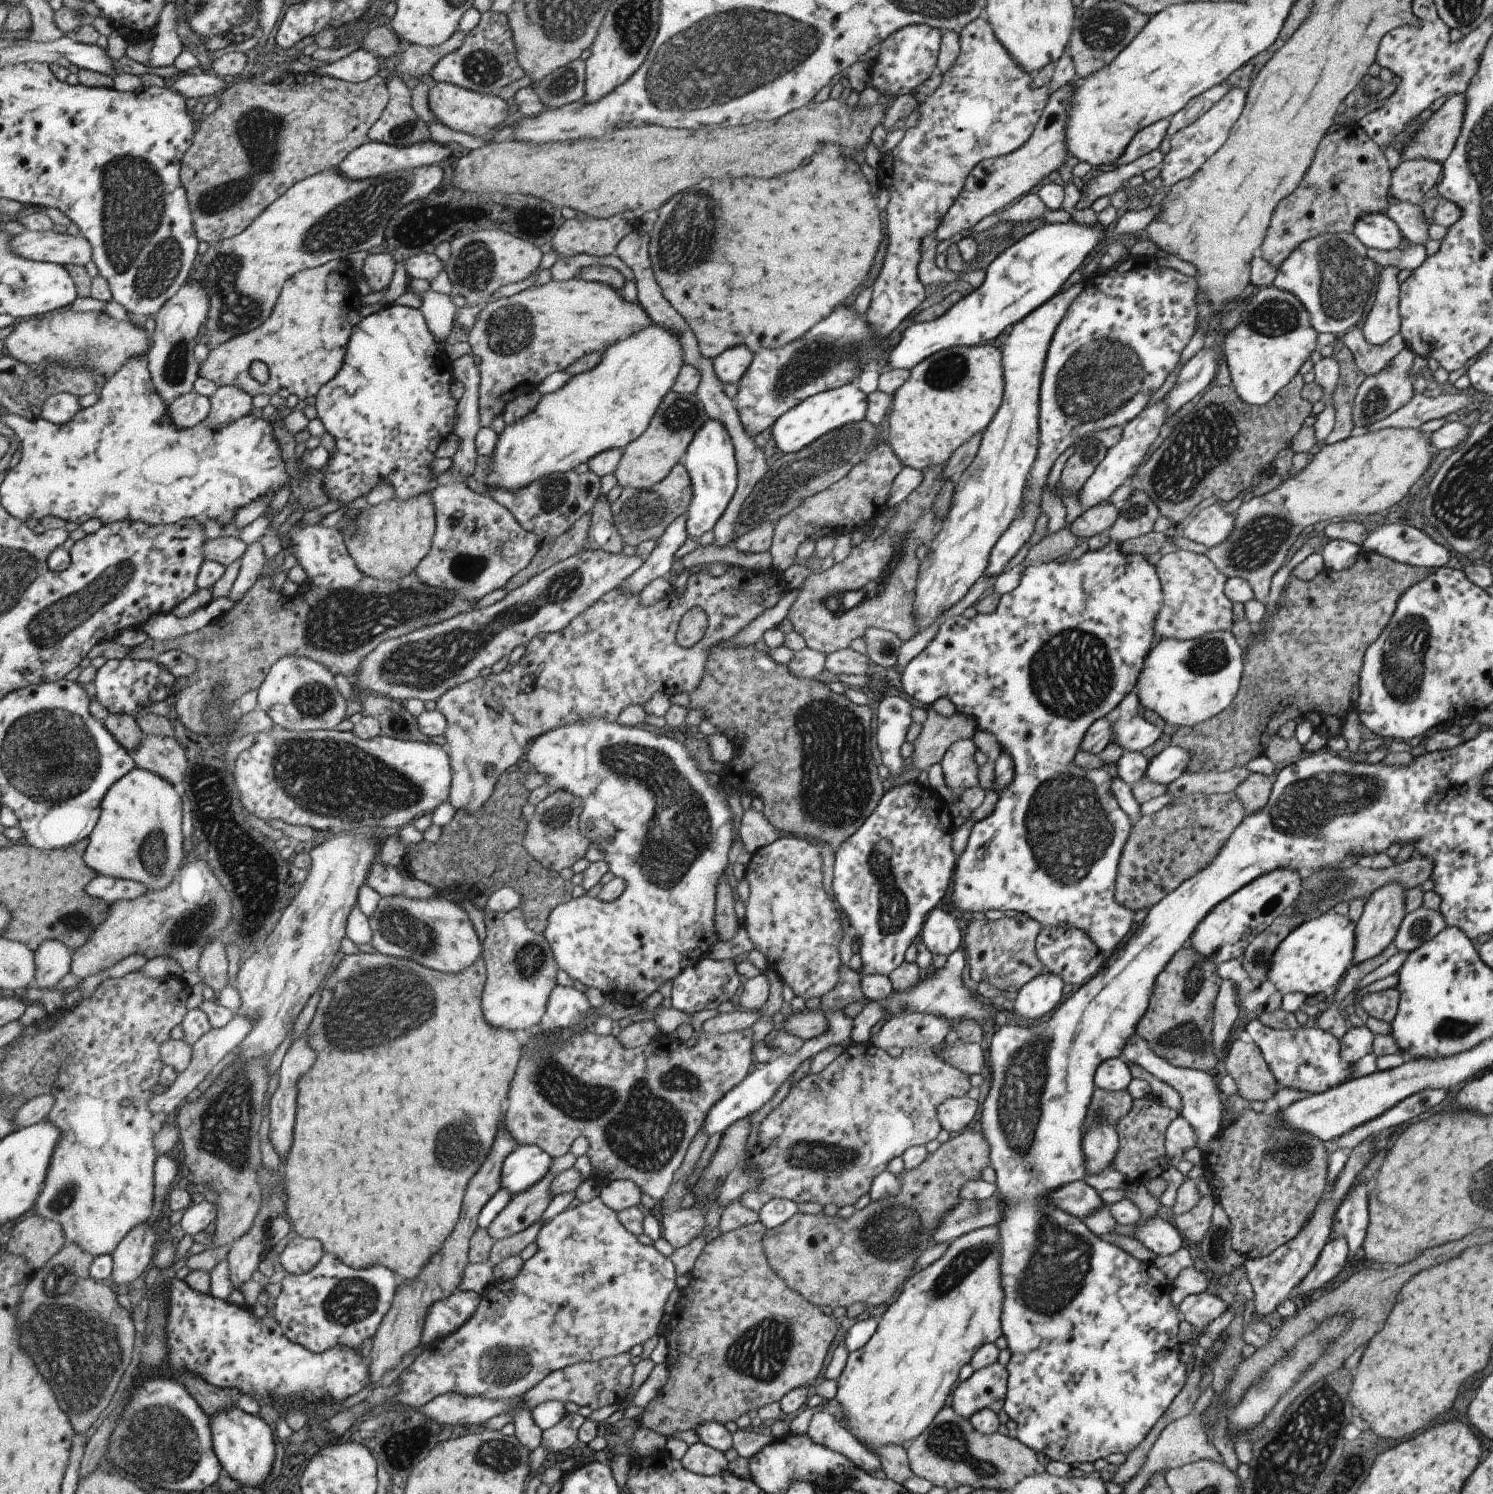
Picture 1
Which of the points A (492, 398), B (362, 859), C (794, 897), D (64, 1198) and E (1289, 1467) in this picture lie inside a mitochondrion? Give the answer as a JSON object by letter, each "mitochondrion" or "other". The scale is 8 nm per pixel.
{"A":"other","B":"other","C":"other","D":"mitochondrion","E":"mitochondrion"}

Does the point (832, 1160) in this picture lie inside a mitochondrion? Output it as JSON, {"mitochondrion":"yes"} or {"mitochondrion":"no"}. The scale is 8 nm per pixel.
{"mitochondrion":"yes"}

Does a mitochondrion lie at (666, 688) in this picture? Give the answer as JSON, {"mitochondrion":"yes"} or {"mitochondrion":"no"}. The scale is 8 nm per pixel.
{"mitochondrion":"no"}

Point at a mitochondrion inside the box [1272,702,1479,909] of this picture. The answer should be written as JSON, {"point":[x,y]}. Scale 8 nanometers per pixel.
{"point":[1329,888]}

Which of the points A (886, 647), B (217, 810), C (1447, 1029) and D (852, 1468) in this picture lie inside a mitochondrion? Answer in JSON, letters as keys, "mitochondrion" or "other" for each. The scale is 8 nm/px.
{"A":"mitochondrion","B":"mitochondrion","C":"mitochondrion","D":"other"}

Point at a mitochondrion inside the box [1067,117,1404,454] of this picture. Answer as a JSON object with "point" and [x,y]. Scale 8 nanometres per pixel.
{"point":[1343,275]}

